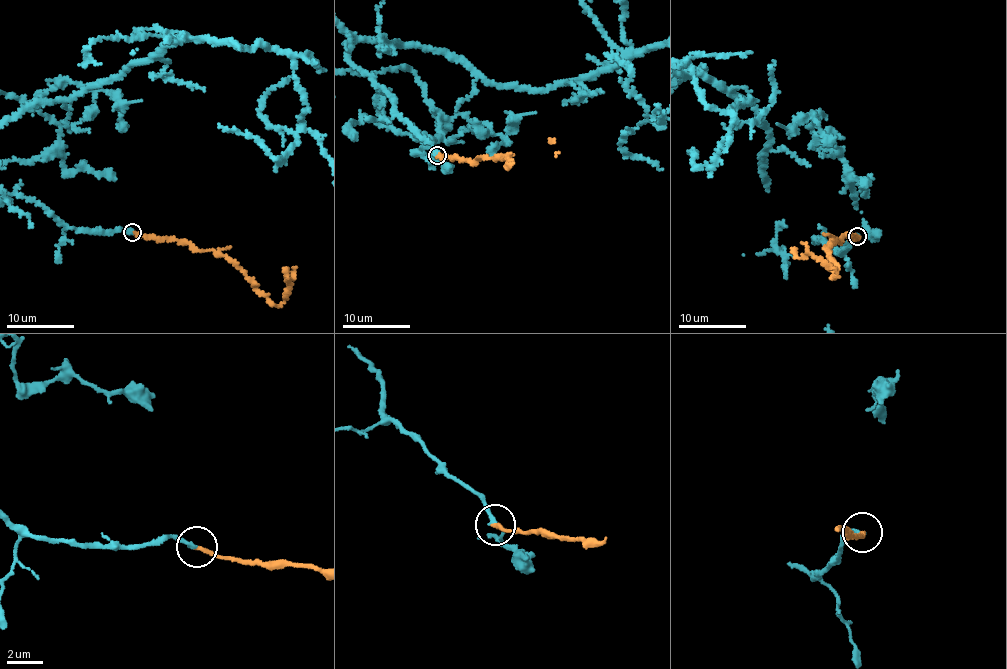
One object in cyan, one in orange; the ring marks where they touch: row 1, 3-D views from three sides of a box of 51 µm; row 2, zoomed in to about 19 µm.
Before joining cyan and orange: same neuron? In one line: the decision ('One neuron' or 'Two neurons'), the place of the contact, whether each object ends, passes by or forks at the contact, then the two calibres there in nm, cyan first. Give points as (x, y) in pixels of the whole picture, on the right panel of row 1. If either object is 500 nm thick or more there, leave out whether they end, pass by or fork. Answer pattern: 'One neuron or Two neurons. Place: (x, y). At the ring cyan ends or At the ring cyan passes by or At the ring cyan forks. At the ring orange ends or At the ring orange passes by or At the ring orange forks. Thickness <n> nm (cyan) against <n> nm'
One neuron. Place: (857, 236). At the ring cyan ends. At the ring orange ends. Thickness 240 nm (cyan) against 240 nm

